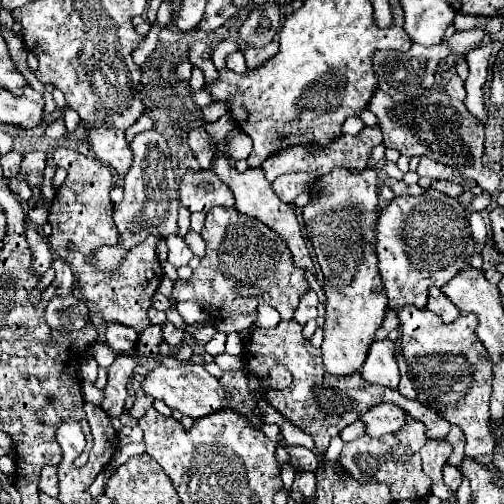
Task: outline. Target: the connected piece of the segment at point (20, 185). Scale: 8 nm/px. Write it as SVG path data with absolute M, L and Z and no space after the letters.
M17 177L7 179L7 185L9 185L9 189L17 195L17 199L21 199L21 201L27 201L27 199L31 197L31 189L29 189L29 185L25 185L21 179L17 179Z

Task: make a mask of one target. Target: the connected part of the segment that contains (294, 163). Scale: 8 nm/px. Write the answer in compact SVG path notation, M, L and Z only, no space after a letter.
M364 126L359 135L343 135L341 139L333 139L333 143L329 143L329 147L317 147L317 151L309 151L309 147L287 147L281 149L277 155L271 155L269 159L265 159L265 163L261 165L265 171L267 181L273 181L275 177L283 175L283 173L311 173L311 175L325 175L337 167L347 167L347 169L365 169L371 161L371 151L373 147L383 142L383 136L380 127Z

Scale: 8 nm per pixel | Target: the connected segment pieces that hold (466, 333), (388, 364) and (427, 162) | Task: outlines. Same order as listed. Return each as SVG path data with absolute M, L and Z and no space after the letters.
M407 305L399 309L401 339L399 349L409 363L409 377L417 391L417 399L455 423L465 433L465 455L481 457L495 449L495 439L489 429L489 397L493 381L493 361L485 345L477 339L477 315L465 313L453 323L441 323L429 309Z
M391 339L373 341L369 355L361 367L361 375L369 383L397 387L399 385L399 367L395 359L395 343Z
M421 157L419 167L417 167L419 177L435 177L435 179L449 179L453 175L451 167L445 167L443 163L437 163L435 159L425 159Z

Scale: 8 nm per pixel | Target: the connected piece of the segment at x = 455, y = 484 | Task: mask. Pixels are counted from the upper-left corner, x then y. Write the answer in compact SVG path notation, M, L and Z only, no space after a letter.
M447 463L447 465L443 467L443 479L445 479L445 483L447 483L451 489L459 489L463 475L461 475L461 471L459 471L457 467L453 467L453 465Z

